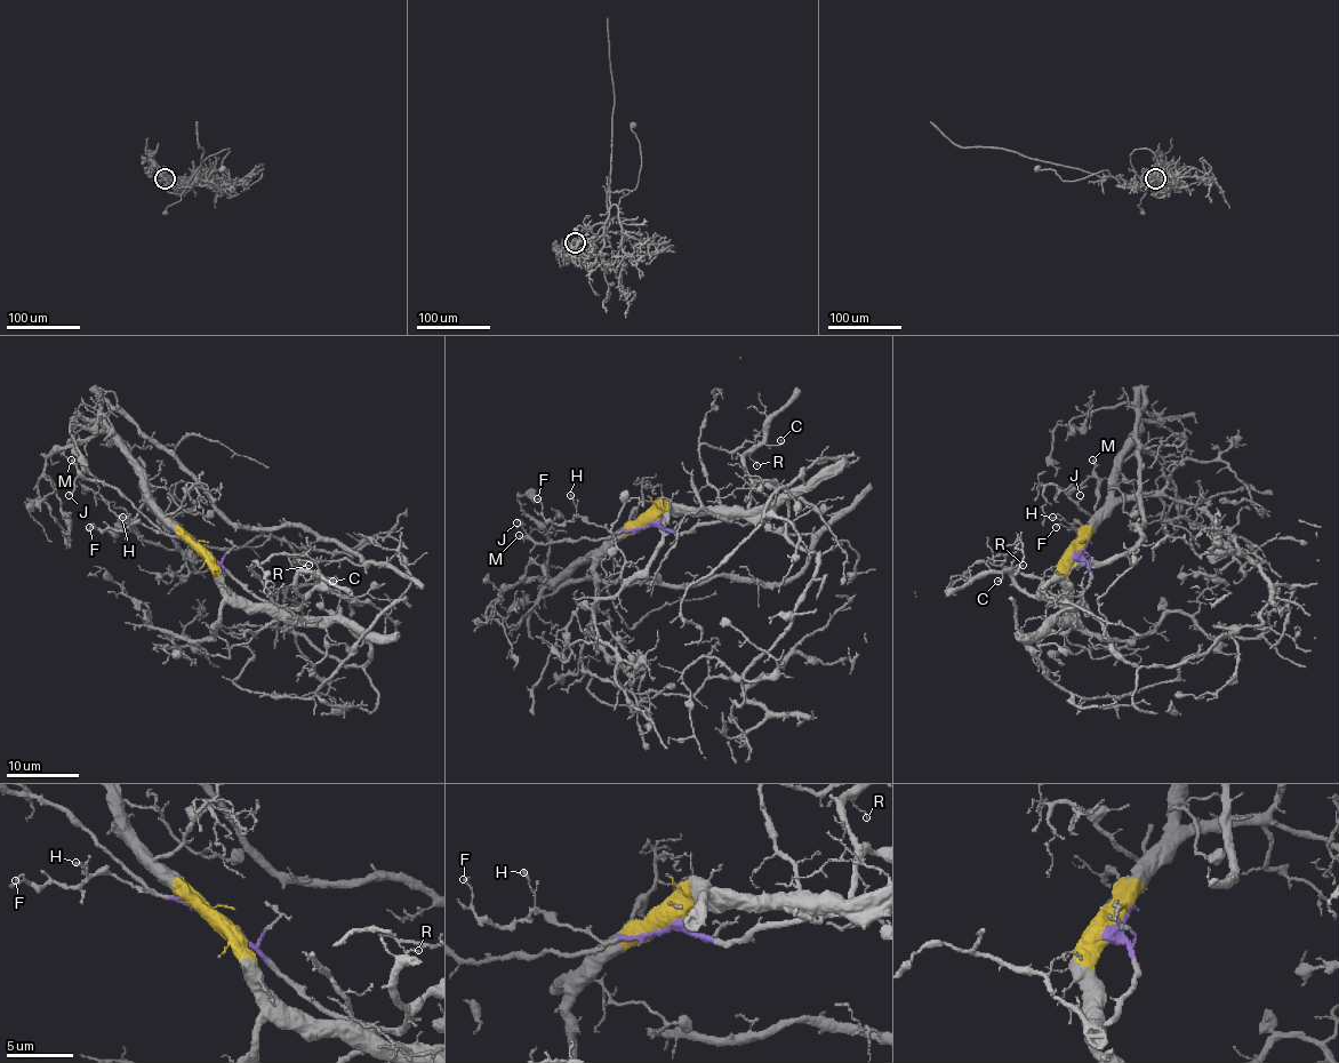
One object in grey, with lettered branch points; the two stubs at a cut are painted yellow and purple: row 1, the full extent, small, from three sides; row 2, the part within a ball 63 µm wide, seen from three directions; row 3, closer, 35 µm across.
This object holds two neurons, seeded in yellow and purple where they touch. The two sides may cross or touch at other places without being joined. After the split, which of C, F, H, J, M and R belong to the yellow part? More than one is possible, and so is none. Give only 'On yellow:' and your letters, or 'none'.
On yellow: none

